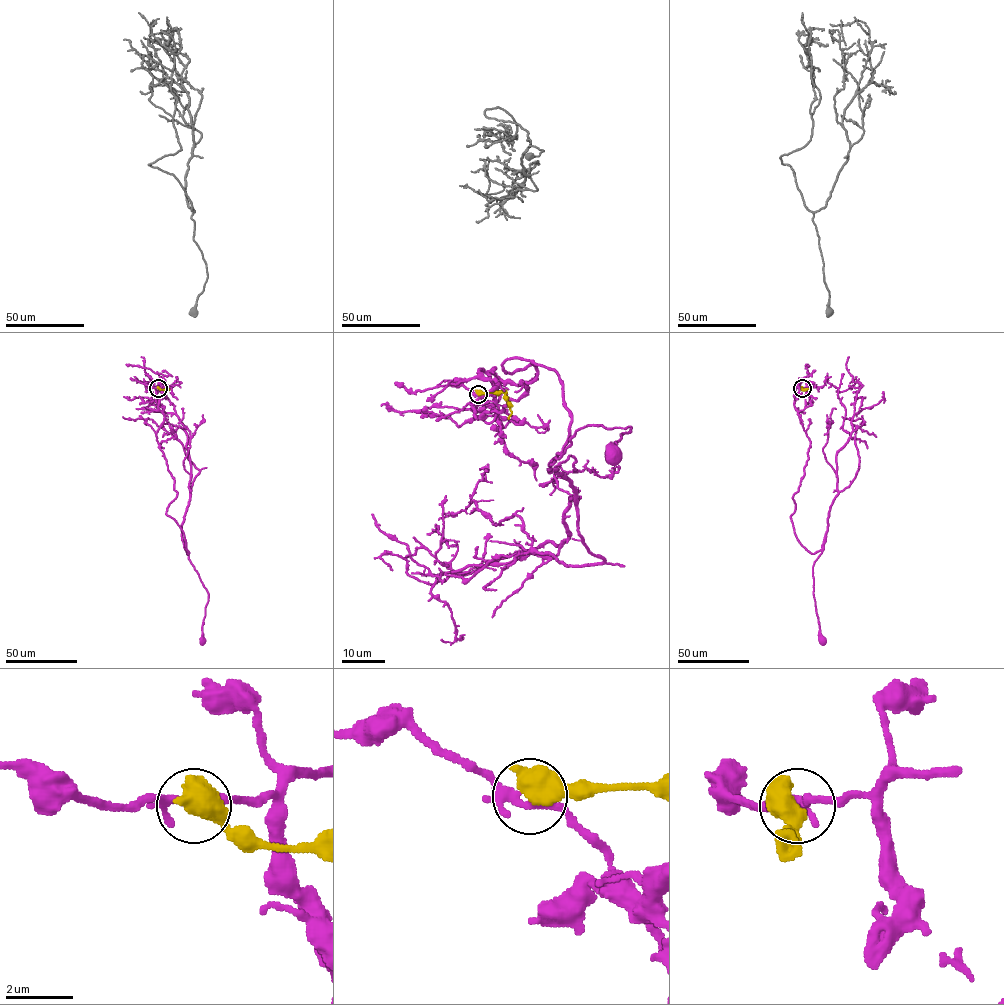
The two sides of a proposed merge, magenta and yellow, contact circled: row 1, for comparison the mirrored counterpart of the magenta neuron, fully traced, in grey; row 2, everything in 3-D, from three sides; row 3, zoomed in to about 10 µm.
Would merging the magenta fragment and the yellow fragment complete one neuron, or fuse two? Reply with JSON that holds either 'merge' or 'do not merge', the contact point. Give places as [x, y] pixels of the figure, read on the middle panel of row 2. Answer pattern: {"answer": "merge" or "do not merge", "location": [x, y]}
{"answer": "do not merge", "location": [478, 394]}

